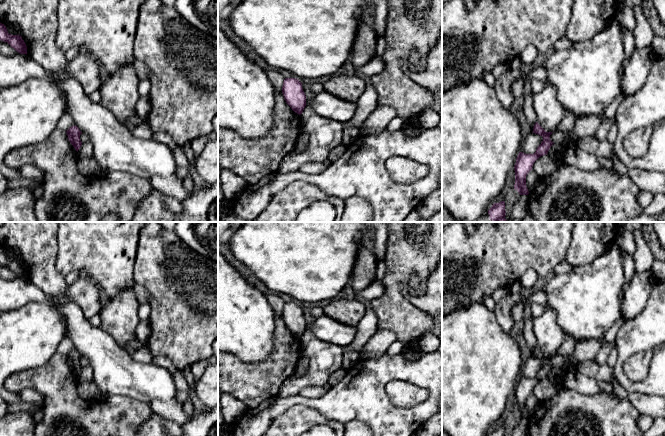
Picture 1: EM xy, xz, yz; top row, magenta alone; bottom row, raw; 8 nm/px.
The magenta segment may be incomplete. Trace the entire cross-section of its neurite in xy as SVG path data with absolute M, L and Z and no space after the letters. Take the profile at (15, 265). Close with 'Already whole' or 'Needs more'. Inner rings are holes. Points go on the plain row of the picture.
M0 247L0 264L7 266L20 278L27 278L27 270L20 259L11 259L8 257L4 248Z. Already whole

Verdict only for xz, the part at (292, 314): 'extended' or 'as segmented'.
as segmented

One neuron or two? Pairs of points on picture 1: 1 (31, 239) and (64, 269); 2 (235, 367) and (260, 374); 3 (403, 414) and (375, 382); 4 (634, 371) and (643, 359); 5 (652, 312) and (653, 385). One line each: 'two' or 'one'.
1: two
2: one
3: one
4: one
5: one

